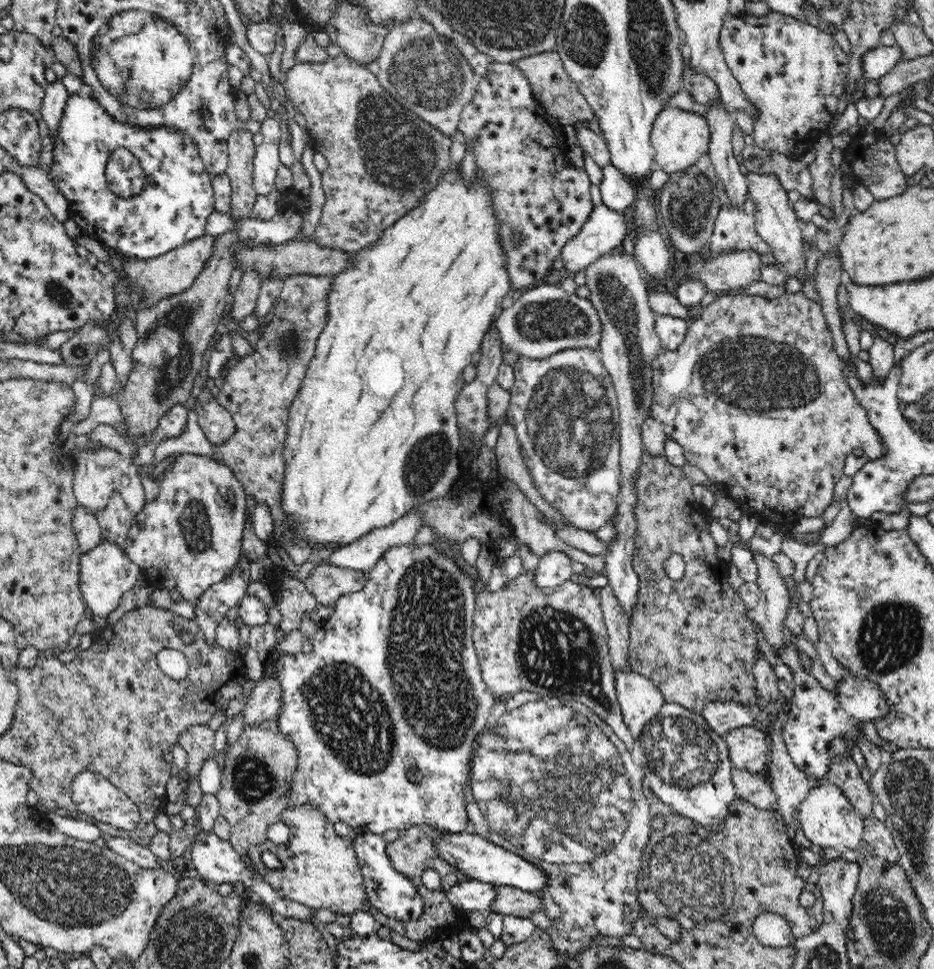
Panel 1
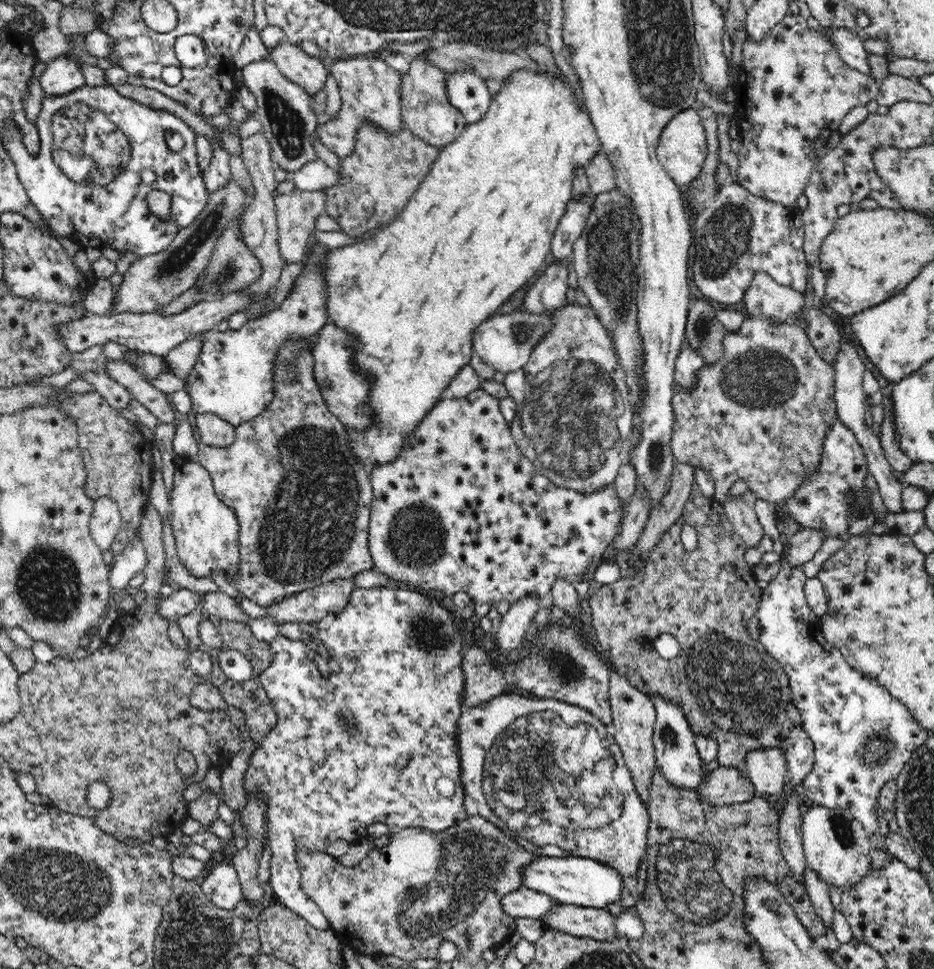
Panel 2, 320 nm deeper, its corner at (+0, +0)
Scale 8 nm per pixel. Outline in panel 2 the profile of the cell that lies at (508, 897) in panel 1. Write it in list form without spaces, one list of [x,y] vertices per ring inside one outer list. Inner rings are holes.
[[[560,903],[542,918],[547,927],[566,934],[591,938],[597,941],[621,940],[615,918],[608,909],[595,909]]]

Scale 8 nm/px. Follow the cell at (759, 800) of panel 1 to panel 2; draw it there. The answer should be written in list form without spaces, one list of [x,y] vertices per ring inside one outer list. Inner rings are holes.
[[[718,767],[696,788],[700,801],[717,807],[732,806],[736,802],[748,802],[755,796],[755,788],[749,777],[732,767]]]

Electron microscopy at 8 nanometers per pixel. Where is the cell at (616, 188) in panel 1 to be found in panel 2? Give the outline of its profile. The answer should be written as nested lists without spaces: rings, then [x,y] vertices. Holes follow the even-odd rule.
[[[594,196],[584,198],[584,202],[577,202],[574,199],[570,200],[570,204],[566,207],[566,212],[562,215],[550,244],[549,263],[572,261],[573,244],[582,232],[584,222],[586,222],[586,218],[590,214],[593,198]]]

